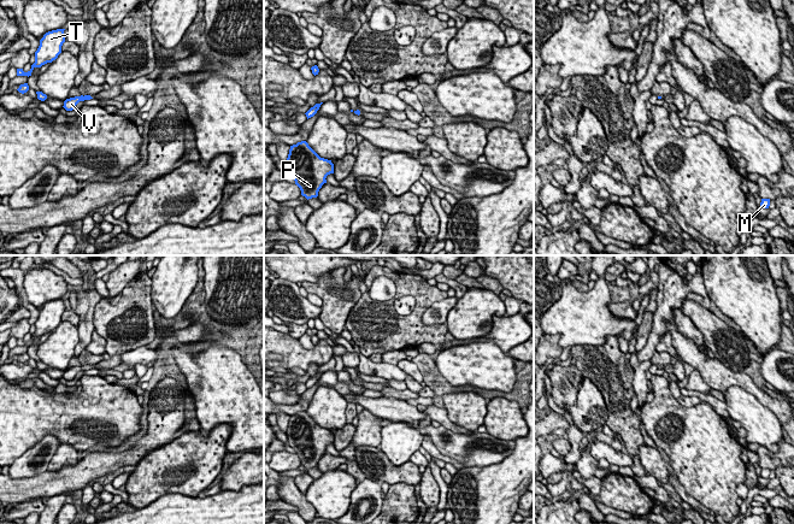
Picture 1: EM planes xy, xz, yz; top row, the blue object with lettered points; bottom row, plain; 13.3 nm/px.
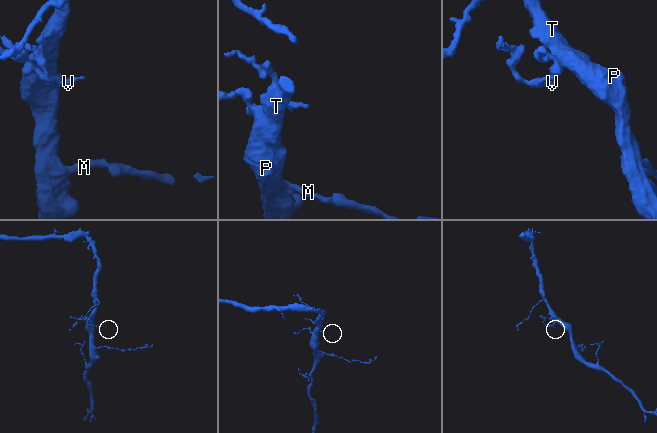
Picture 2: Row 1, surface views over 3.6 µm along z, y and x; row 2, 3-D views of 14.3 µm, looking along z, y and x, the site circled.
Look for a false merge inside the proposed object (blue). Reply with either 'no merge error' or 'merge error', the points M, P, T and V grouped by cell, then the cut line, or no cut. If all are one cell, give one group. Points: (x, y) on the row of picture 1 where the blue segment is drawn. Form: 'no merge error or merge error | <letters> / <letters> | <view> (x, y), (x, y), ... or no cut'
no merge error | M P T V | no cut

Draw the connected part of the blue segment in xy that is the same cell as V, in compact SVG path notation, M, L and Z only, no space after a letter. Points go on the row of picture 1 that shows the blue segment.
M81 95L81 96L70 98L64 101L63 107L66 111L72 111L80 101L90 100L90 99L93 99L90 95L84 95L84 96Z

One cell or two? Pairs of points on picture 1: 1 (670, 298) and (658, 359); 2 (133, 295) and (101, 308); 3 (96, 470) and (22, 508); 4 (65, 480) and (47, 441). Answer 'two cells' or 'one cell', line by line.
1: two cells
2: one cell
3: two cells
4: two cells

